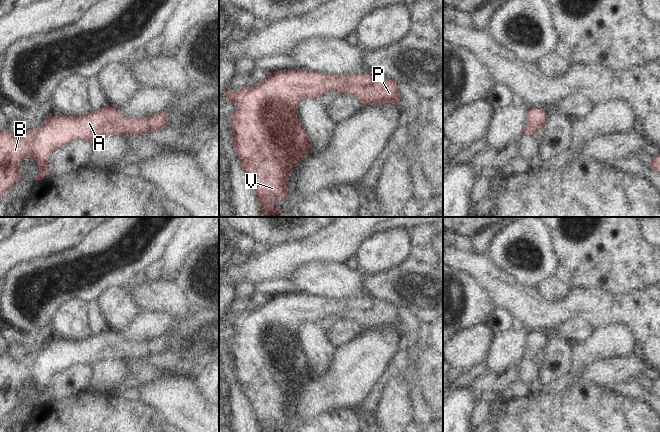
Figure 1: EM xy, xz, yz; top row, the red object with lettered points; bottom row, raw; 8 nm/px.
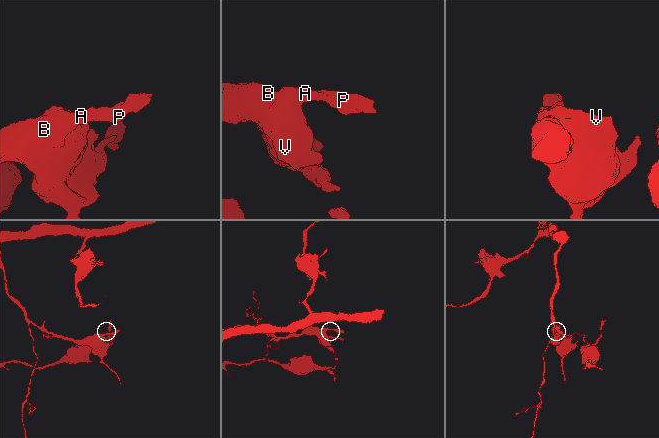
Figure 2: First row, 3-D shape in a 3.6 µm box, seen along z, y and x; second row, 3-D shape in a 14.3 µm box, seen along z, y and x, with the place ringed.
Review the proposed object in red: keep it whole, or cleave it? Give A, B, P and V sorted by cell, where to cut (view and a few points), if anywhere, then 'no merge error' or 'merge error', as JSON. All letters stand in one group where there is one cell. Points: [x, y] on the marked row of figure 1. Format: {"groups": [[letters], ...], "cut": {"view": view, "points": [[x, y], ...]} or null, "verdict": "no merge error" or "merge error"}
{"groups": [["A", "B", "P", "V"]], "cut": null, "verdict": "no merge error"}

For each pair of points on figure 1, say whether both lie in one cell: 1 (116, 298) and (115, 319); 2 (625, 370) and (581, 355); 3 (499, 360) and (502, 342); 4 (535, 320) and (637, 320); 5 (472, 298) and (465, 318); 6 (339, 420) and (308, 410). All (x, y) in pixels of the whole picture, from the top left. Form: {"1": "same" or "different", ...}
{"1": "same", "2": "different", "3": "same", "4": "same", "5": "same", "6": "different"}

